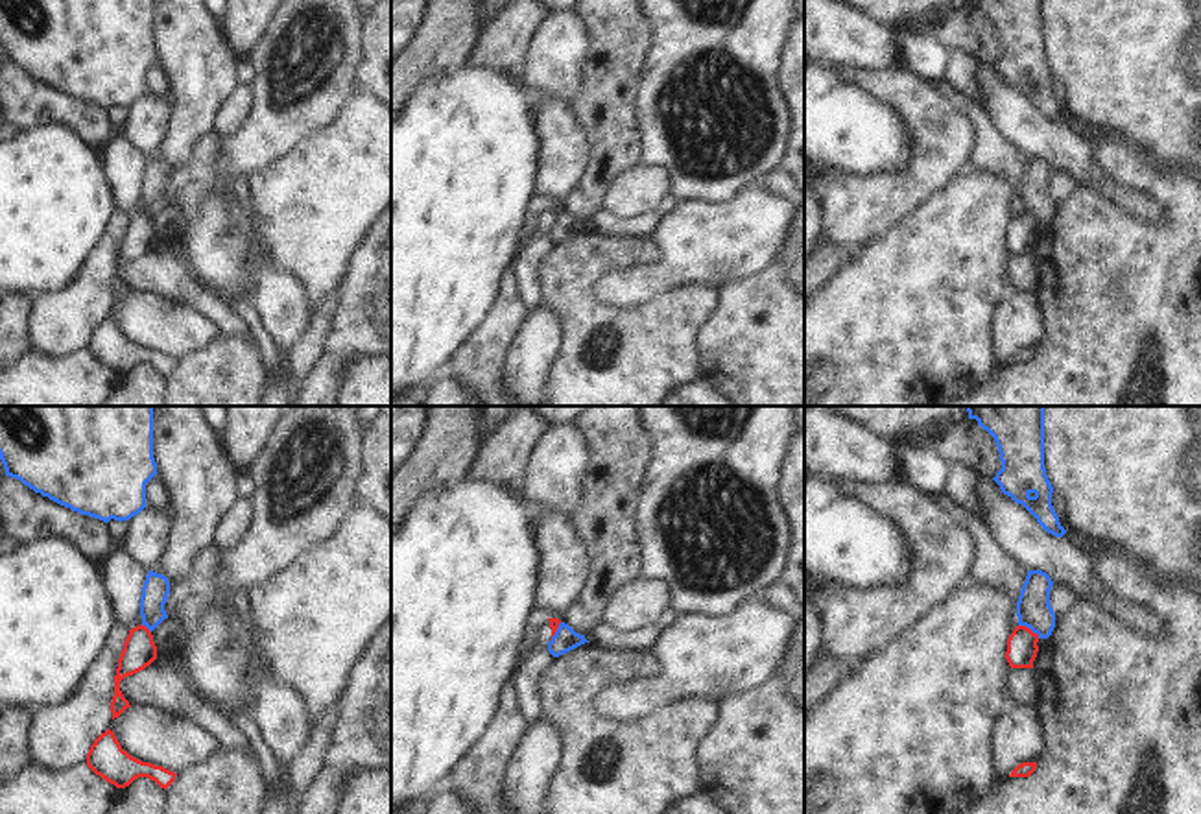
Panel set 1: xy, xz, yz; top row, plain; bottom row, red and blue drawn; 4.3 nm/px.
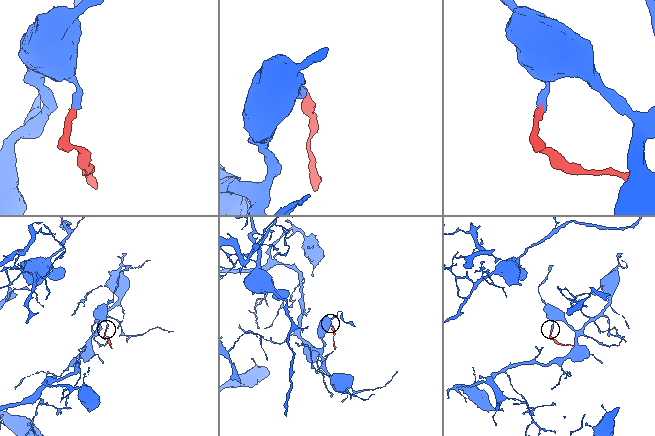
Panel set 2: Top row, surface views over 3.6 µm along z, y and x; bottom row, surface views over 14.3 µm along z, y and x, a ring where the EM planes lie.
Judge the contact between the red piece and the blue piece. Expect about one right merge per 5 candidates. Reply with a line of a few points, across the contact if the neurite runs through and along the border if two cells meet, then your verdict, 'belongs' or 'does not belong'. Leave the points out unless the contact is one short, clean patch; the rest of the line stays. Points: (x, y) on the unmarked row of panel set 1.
line yz (1019, 211), (1024, 211), (1039, 224); does not belong

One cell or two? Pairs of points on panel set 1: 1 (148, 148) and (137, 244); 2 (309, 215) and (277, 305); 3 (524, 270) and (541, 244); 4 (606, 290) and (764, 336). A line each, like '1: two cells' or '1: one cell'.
1: two cells
2: two cells
3: one cell
4: two cells

